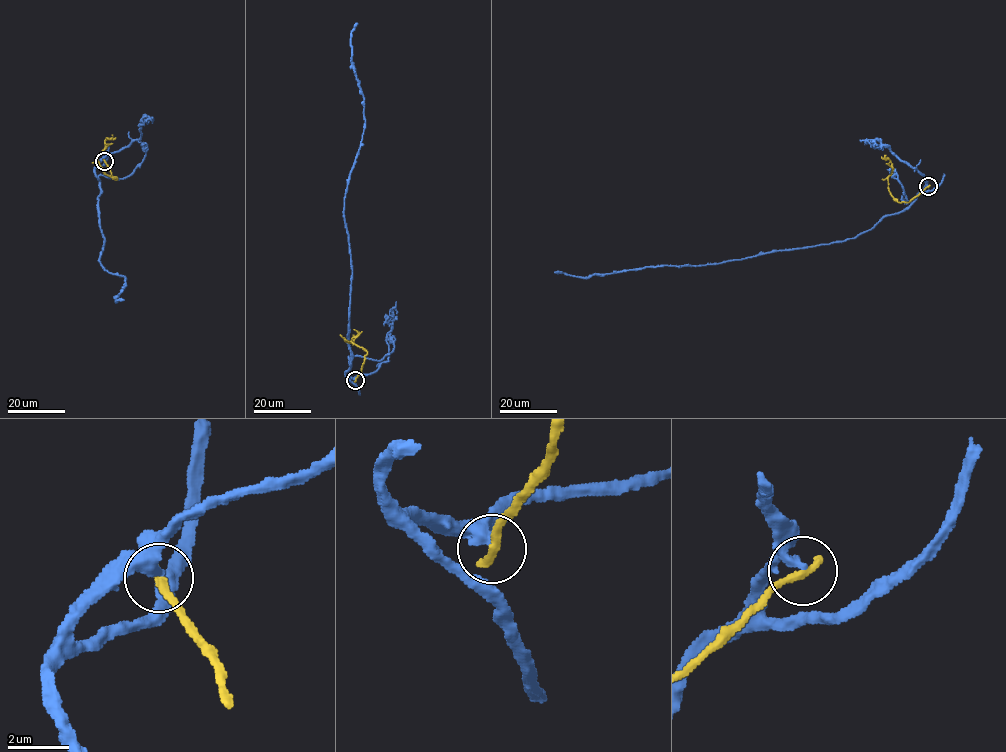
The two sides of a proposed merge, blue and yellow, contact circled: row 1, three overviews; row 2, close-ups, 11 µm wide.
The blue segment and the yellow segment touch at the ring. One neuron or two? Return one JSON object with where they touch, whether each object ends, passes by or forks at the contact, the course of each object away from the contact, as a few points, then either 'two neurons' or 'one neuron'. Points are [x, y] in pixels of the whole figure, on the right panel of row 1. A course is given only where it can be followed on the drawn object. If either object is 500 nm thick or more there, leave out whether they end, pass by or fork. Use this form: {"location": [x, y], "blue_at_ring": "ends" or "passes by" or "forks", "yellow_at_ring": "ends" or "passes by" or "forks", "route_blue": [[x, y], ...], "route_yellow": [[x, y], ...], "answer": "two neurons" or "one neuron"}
{"location": [928, 186], "blue_at_ring": "ends", "yellow_at_ring": "ends", "route_blue": [[928, 186], [902, 211], [886, 215], [870, 229], [843, 241], [698, 266], [657, 266], [588, 277], [554, 272]], "route_yellow": [[928, 186], [908, 202], [899, 202], [889, 191], [888, 177], [892, 164], [881, 157]], "answer": "two neurons"}

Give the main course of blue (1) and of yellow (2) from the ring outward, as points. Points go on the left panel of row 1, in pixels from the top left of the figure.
1: (104, 160), (94, 170), (104, 239), (99, 258), (108, 272), (125, 278), (115, 301), (124, 299)
2: (104, 161), (117, 179), (104, 172), (97, 159), (105, 149), (105, 140), (111, 138), (107, 138)

